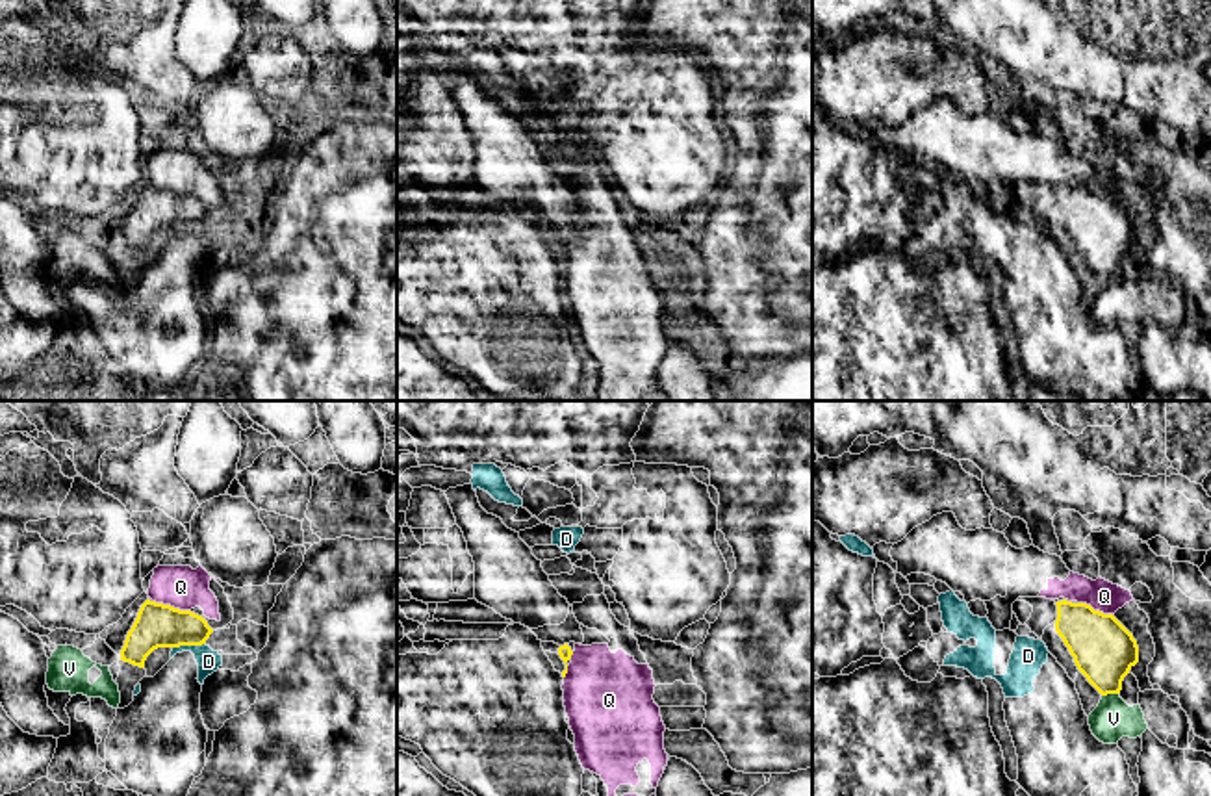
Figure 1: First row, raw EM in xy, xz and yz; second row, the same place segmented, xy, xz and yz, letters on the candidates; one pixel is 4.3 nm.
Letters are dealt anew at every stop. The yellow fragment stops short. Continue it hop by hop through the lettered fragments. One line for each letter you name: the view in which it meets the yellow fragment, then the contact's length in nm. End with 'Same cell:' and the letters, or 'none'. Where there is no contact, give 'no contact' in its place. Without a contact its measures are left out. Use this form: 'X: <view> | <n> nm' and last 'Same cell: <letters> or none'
Same cell: none

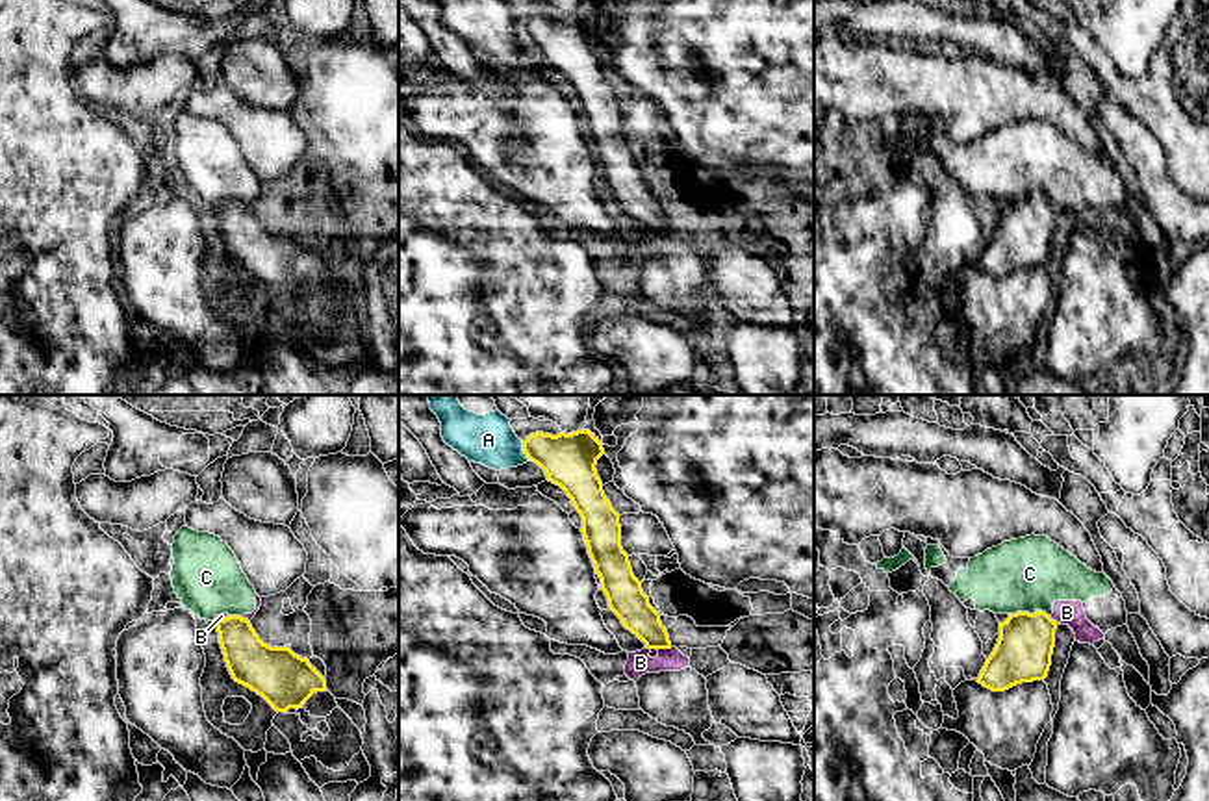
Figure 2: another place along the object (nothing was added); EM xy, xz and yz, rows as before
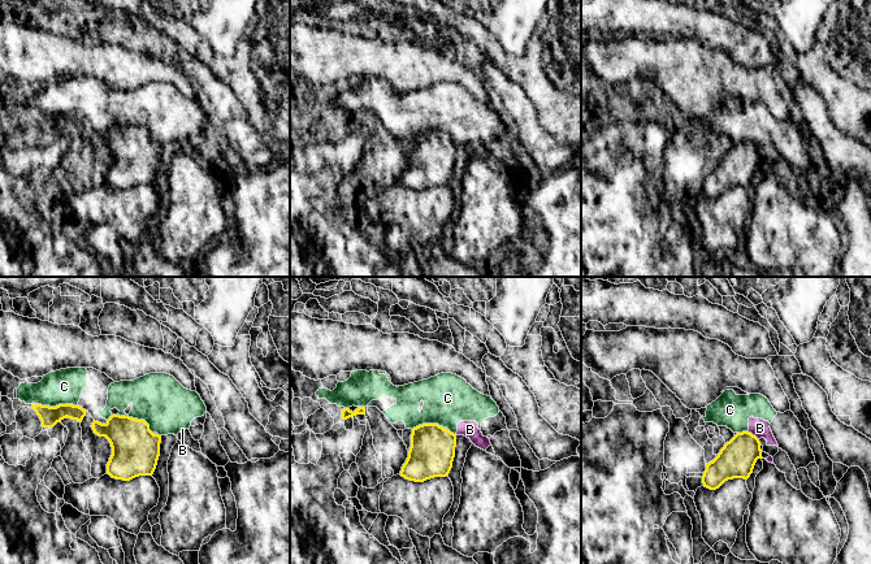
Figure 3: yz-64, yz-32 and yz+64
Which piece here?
Same cell: none

